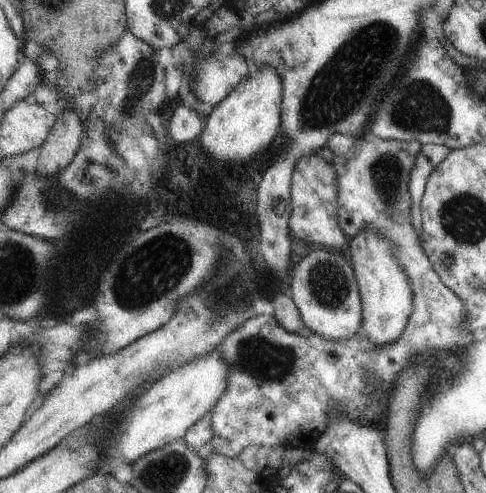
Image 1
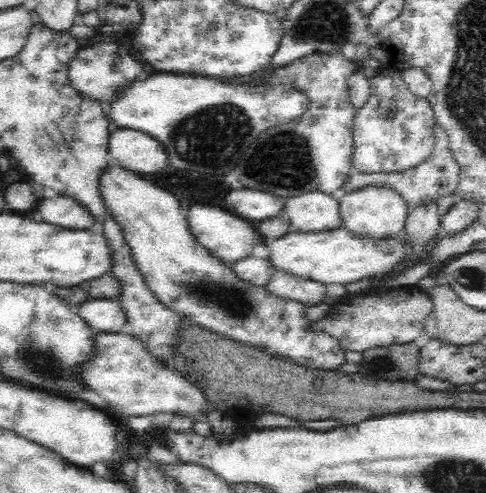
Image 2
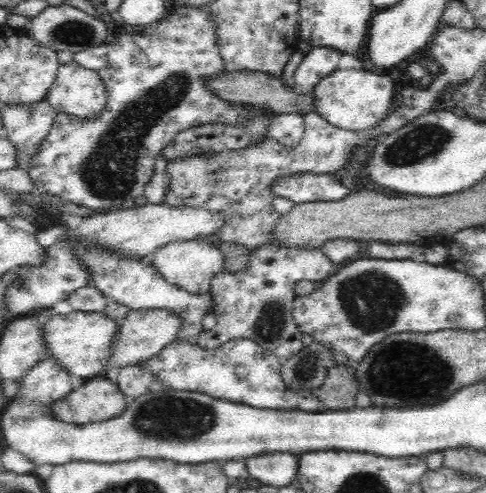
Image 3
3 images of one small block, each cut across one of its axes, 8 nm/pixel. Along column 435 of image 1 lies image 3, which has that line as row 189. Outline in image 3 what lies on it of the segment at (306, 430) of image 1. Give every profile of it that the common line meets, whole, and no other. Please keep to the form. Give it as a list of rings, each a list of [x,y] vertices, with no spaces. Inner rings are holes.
[[[296,174],[282,178],[274,186],[274,192],[296,204],[334,204],[350,196],[350,190],[344,184],[326,174]]]

